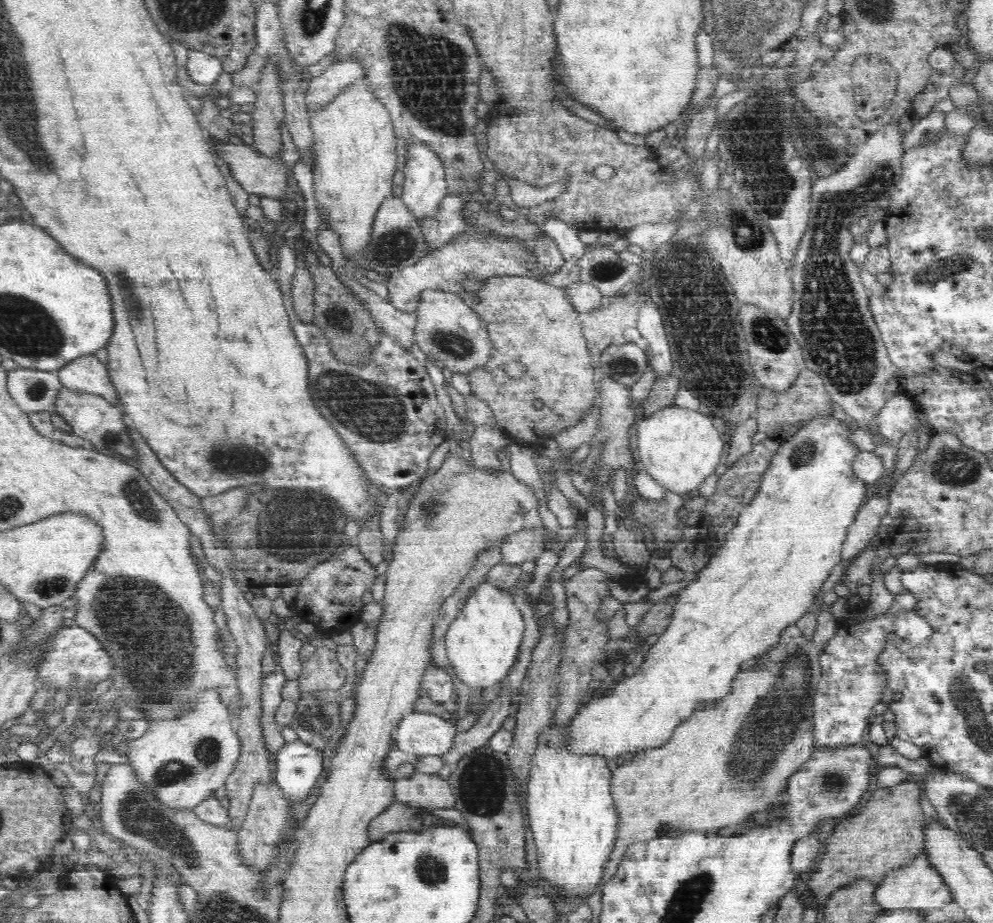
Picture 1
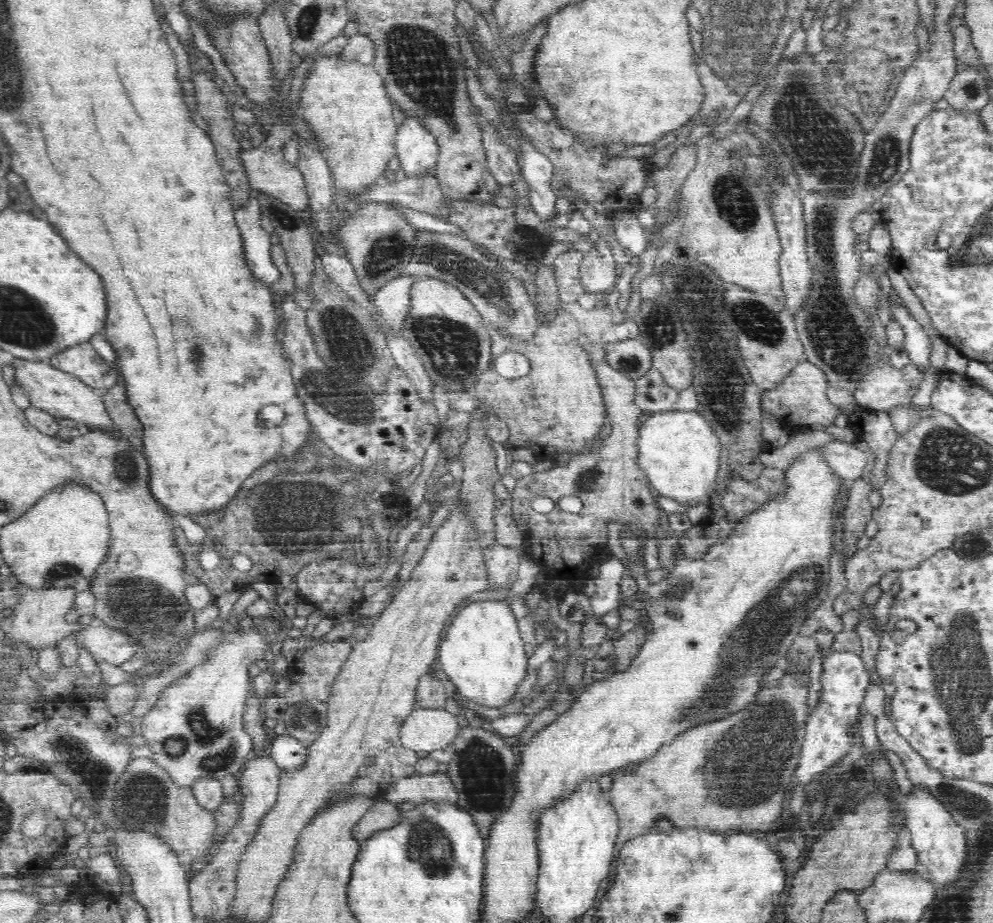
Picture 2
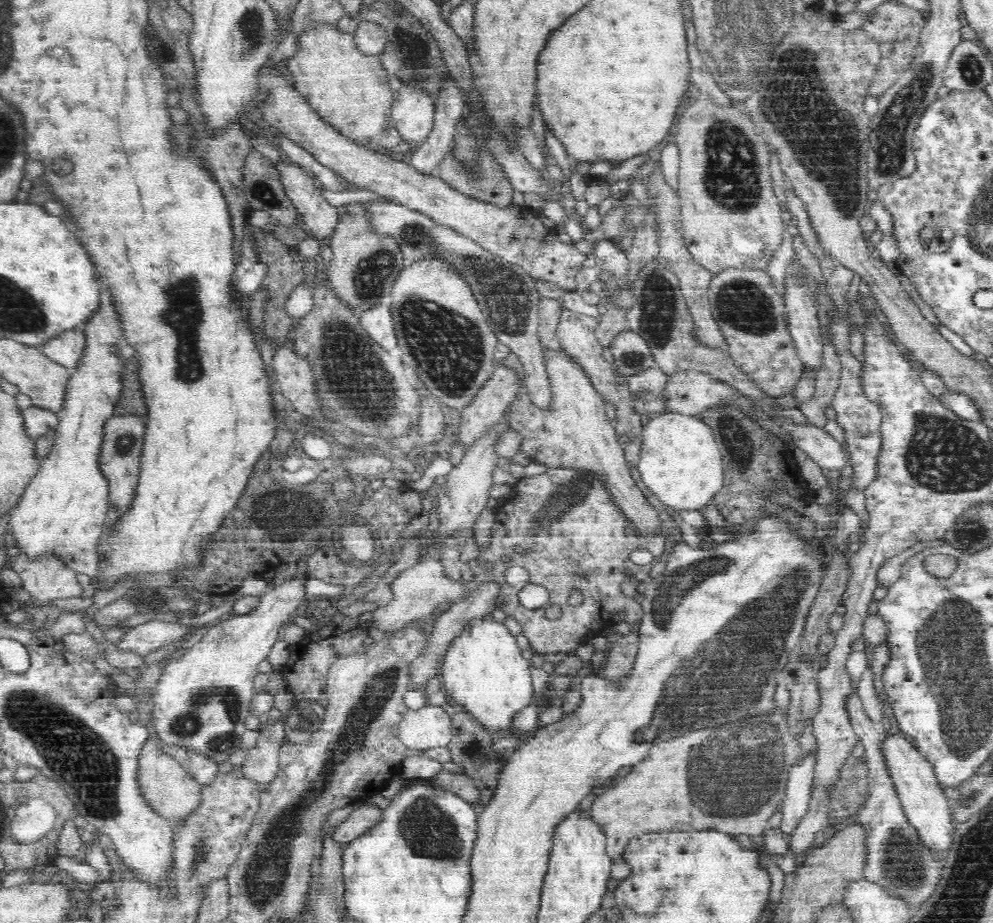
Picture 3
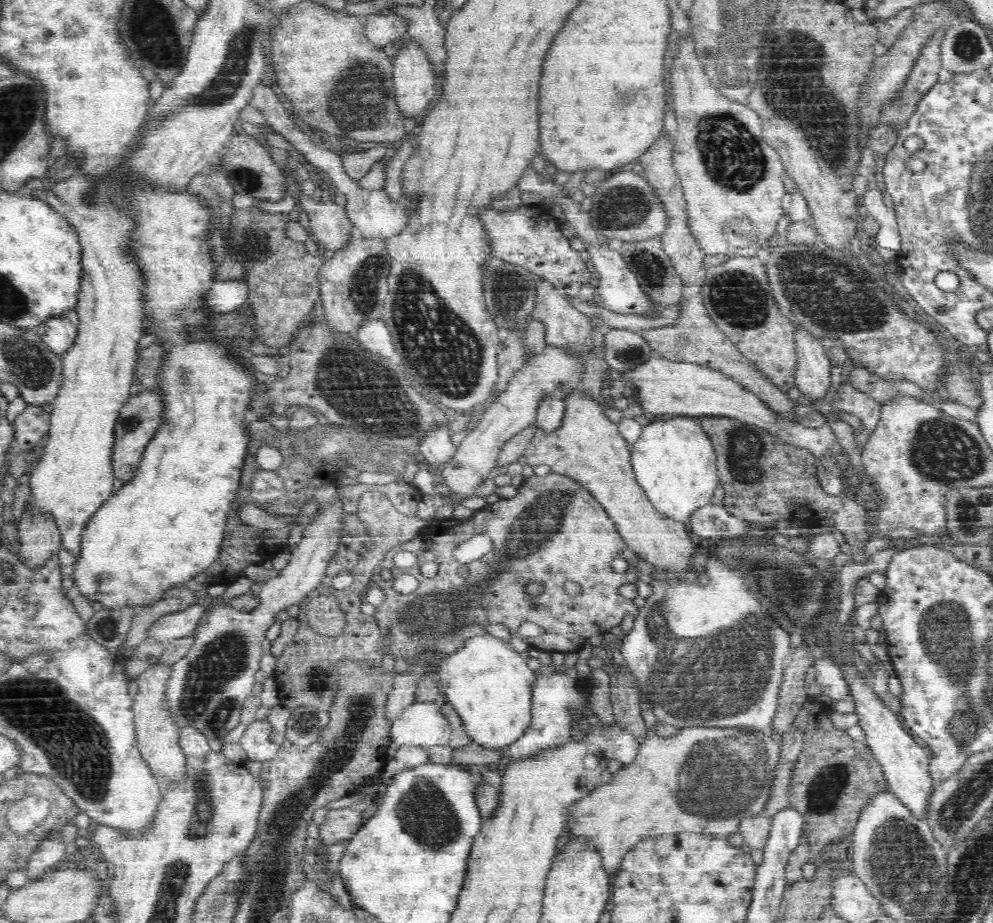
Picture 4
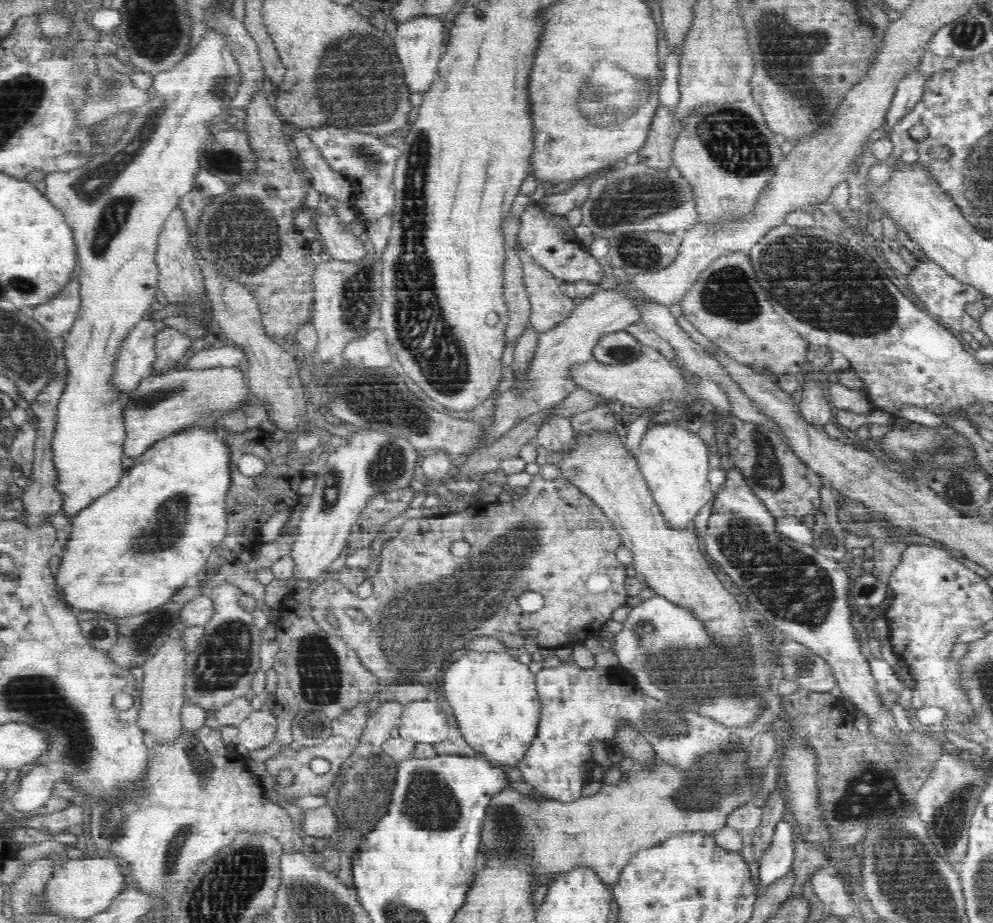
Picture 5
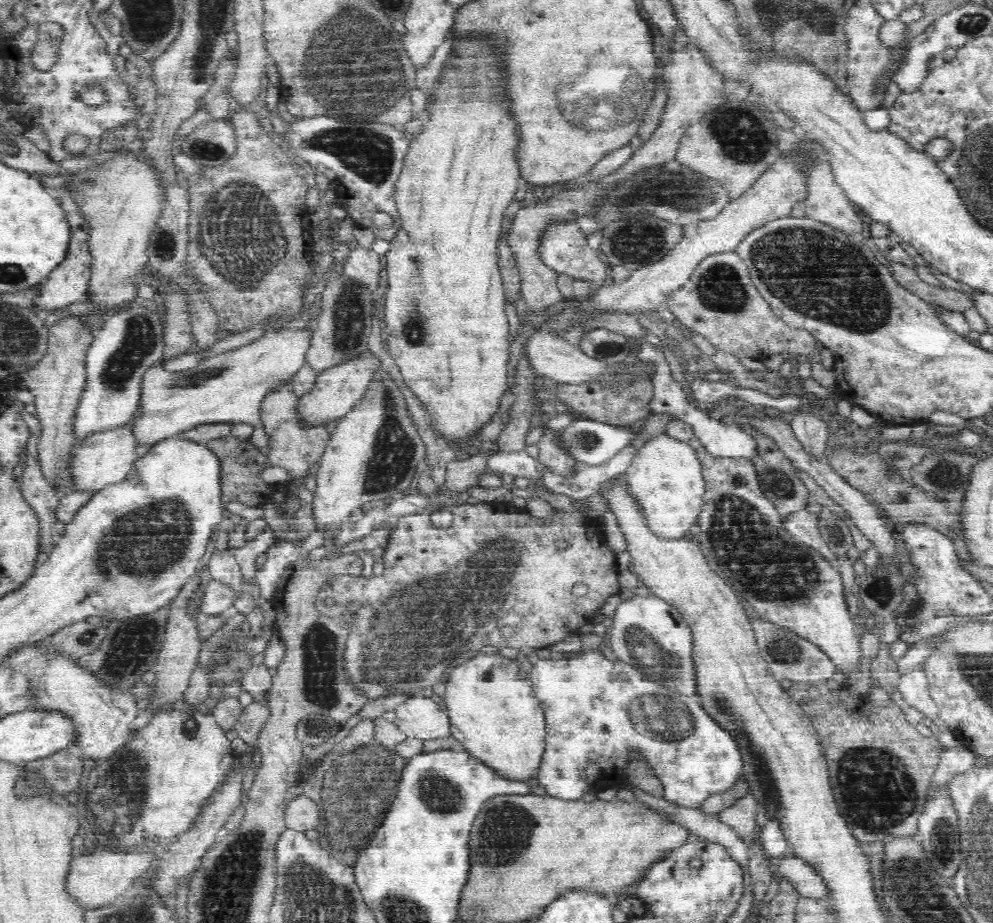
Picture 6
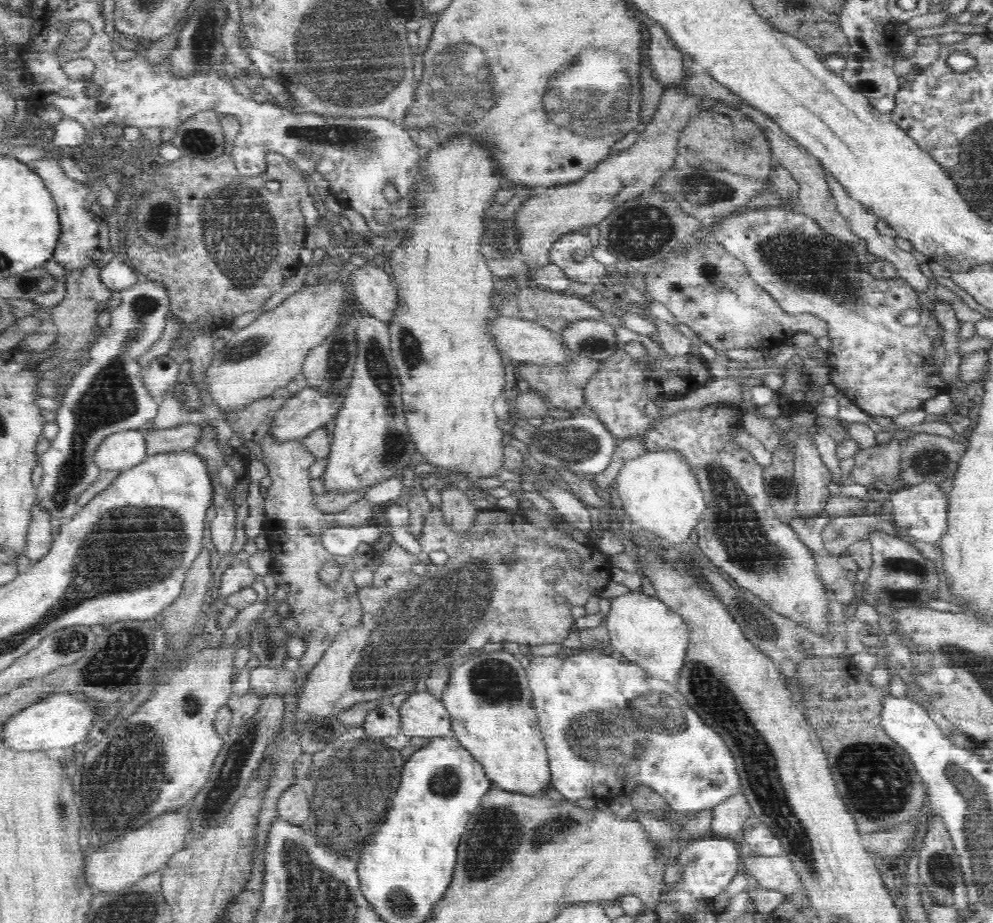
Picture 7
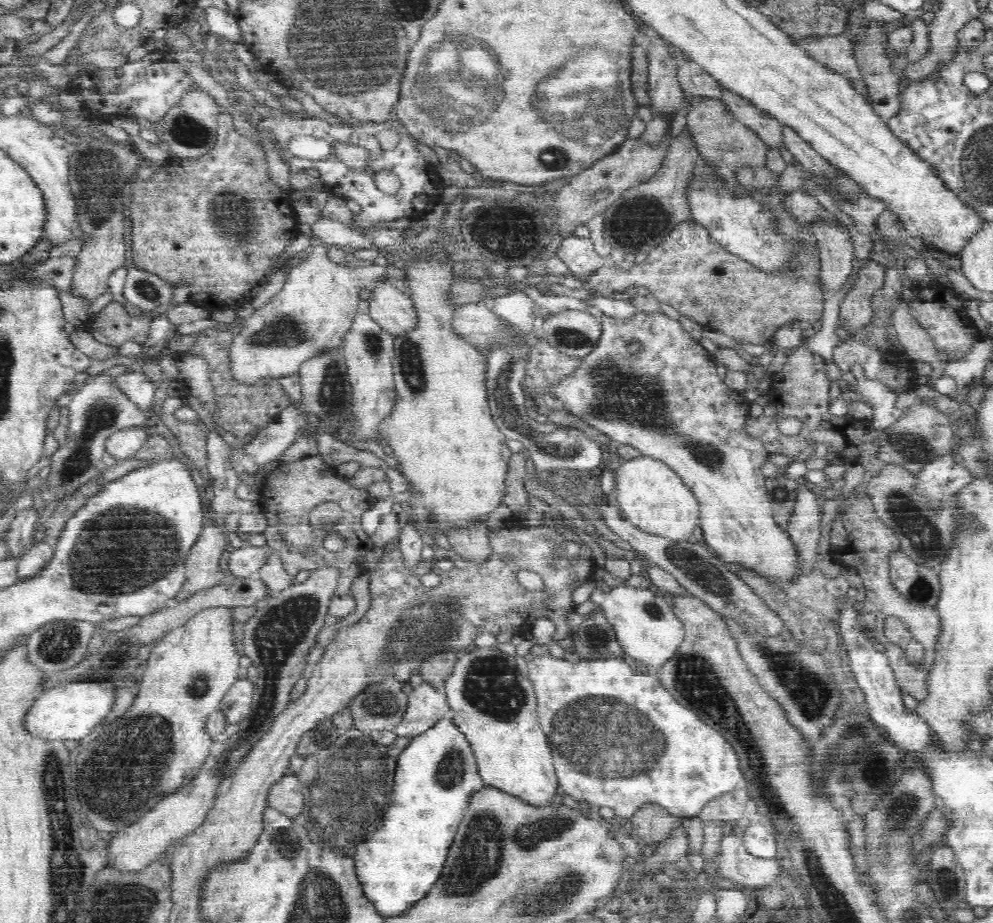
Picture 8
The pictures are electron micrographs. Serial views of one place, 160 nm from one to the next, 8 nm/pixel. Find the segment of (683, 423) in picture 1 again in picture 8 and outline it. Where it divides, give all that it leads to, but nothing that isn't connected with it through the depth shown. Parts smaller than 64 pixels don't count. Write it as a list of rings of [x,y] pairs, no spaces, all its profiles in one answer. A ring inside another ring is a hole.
[[[645,455],[623,460],[614,478],[614,494],[622,518],[651,535],[670,540],[691,538],[700,522],[698,499],[665,462]]]

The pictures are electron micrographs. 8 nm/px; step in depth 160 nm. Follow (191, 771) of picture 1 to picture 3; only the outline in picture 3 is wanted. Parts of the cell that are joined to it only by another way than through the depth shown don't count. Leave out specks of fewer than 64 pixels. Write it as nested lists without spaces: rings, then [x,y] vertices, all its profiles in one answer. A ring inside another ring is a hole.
[[[290,580],[282,586],[272,586],[268,592],[260,596],[260,604],[250,614],[236,615],[234,618],[222,619],[220,624],[210,626],[200,644],[189,646],[186,652],[177,660],[166,664],[161,670],[155,688],[151,694],[153,711],[152,724],[155,734],[164,745],[177,746],[186,752],[199,752],[213,760],[216,764],[230,761],[230,754],[243,747],[242,736],[246,732],[246,718],[250,715],[253,682],[258,674],[258,664],[266,660],[272,644],[277,640],[280,626],[294,610],[300,609],[305,599],[304,580]]]

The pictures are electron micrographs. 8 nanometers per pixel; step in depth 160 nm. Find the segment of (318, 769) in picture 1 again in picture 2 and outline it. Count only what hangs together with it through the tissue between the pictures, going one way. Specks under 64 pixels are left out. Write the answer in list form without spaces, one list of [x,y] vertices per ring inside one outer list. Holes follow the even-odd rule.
[[[288,734],[278,735],[272,742],[271,758],[283,772],[290,772],[305,764],[308,749]]]

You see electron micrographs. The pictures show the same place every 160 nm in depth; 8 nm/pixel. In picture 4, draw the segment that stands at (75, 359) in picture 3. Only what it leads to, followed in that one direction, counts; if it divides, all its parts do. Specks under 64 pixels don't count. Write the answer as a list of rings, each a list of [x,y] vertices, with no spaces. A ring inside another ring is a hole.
[[[69,310],[60,317],[49,318],[44,324],[39,325],[35,332],[40,334],[40,339],[58,356],[64,356],[77,338],[79,319],[76,310]]]

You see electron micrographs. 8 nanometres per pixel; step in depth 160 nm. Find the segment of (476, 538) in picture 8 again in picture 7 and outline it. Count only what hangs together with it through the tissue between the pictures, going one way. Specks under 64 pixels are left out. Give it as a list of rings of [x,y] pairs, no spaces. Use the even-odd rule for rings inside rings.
[[[456,484],[441,485],[440,506],[444,519],[452,529],[460,531],[462,535],[475,523],[478,512],[471,501]]]

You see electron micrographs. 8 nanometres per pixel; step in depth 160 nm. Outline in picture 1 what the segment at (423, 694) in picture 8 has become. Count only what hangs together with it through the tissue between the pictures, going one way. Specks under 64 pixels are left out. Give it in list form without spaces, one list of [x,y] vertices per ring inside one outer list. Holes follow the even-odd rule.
[[[410,712],[400,720],[394,732],[397,747],[413,756],[440,756],[452,748],[456,736],[451,717]]]

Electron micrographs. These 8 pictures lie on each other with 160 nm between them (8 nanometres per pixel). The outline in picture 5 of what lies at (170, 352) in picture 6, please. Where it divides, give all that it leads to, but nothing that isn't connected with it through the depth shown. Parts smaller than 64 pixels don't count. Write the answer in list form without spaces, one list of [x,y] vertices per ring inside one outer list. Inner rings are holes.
[[[164,328],[156,335],[156,346],[154,346],[156,360],[152,364],[153,374],[173,369],[193,342],[190,337],[172,328]]]

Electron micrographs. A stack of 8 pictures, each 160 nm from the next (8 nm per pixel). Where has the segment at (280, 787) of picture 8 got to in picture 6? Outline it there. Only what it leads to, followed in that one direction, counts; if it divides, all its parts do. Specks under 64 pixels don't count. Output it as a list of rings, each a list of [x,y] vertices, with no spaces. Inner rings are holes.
[[[299,795],[289,803],[284,820],[287,828],[296,832],[316,830],[320,825],[320,812],[317,805],[310,798]]]

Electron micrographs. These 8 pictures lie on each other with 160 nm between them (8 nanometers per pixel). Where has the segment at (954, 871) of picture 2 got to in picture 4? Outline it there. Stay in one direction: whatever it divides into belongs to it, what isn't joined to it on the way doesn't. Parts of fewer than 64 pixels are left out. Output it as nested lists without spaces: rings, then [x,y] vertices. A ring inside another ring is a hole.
[[[842,662],[842,670],[848,681],[848,692],[856,702],[855,712],[858,712],[859,724],[865,732],[865,742],[868,743],[868,748],[883,769],[890,793],[893,793],[918,821],[924,821],[931,795],[935,790],[935,783],[929,773],[930,751],[900,723],[898,714],[890,712],[878,700],[878,695],[872,692],[872,688],[866,686],[866,681],[862,682],[862,678],[858,676],[852,664]]]

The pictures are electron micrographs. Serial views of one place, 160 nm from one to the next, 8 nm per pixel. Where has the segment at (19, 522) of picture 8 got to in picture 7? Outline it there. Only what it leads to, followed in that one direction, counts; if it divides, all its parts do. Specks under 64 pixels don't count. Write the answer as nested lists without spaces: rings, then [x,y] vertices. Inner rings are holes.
[[[141,277],[134,286],[120,291],[120,299],[111,305],[103,318],[103,331],[90,350],[88,364],[74,376],[56,410],[55,422],[58,423],[60,431],[52,440],[52,446],[43,454],[40,463],[43,477],[37,486],[35,502],[40,503],[53,519],[62,523],[71,519],[81,509],[77,506],[78,496],[93,483],[98,483],[100,469],[94,464],[93,455],[102,440],[121,431],[146,429],[158,414],[160,400],[152,397],[144,387],[143,369],[137,364],[137,359],[162,337],[166,329],[166,319],[170,317],[169,310],[167,290],[160,283]]]

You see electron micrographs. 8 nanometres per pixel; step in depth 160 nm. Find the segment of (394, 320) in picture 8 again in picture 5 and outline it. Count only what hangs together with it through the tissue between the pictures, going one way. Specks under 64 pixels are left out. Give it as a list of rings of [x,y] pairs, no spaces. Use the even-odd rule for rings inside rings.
[[[319,213],[315,221],[315,235],[324,247],[325,257],[356,262],[366,254],[361,237],[342,225],[338,215]]]

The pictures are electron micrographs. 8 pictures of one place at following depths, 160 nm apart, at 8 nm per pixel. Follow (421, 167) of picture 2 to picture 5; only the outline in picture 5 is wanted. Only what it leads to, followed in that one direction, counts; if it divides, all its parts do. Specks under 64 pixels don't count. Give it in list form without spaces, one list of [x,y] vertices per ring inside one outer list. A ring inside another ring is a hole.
[[[414,16],[408,22],[397,26],[392,35],[395,51],[404,71],[408,92],[422,94],[432,86],[432,81],[438,76],[439,60],[444,51],[444,26],[447,18],[438,16]]]

